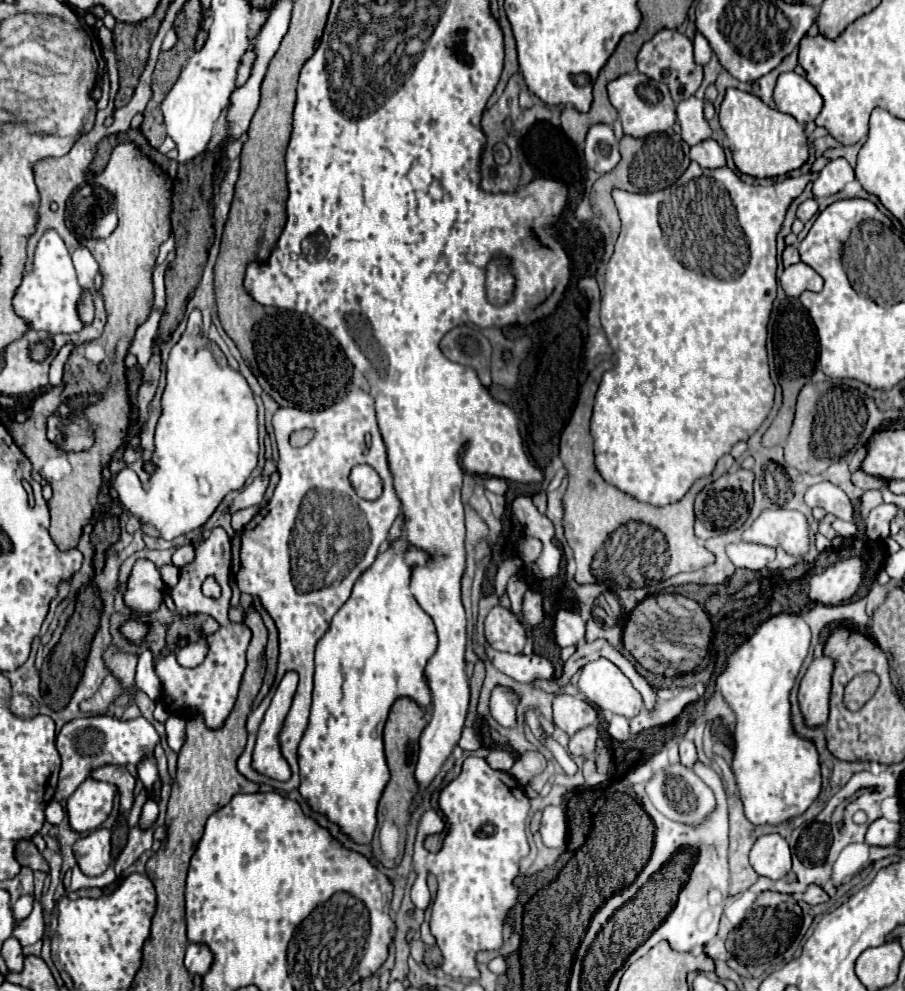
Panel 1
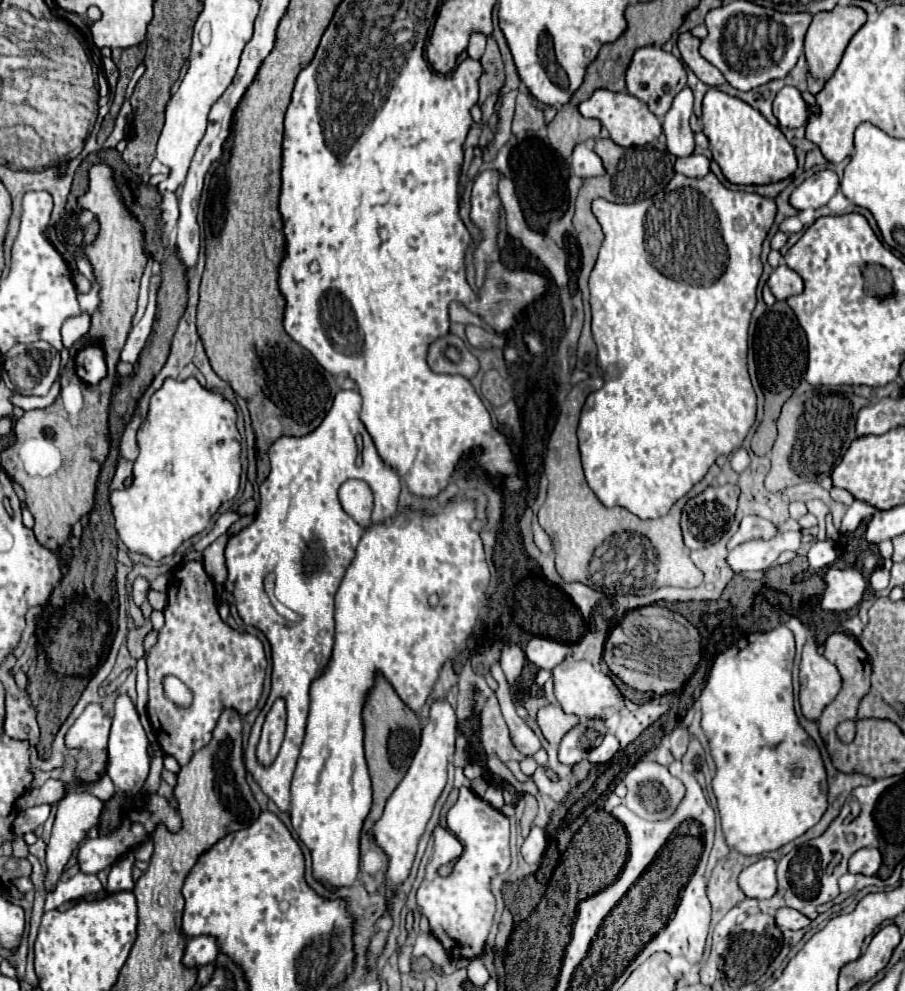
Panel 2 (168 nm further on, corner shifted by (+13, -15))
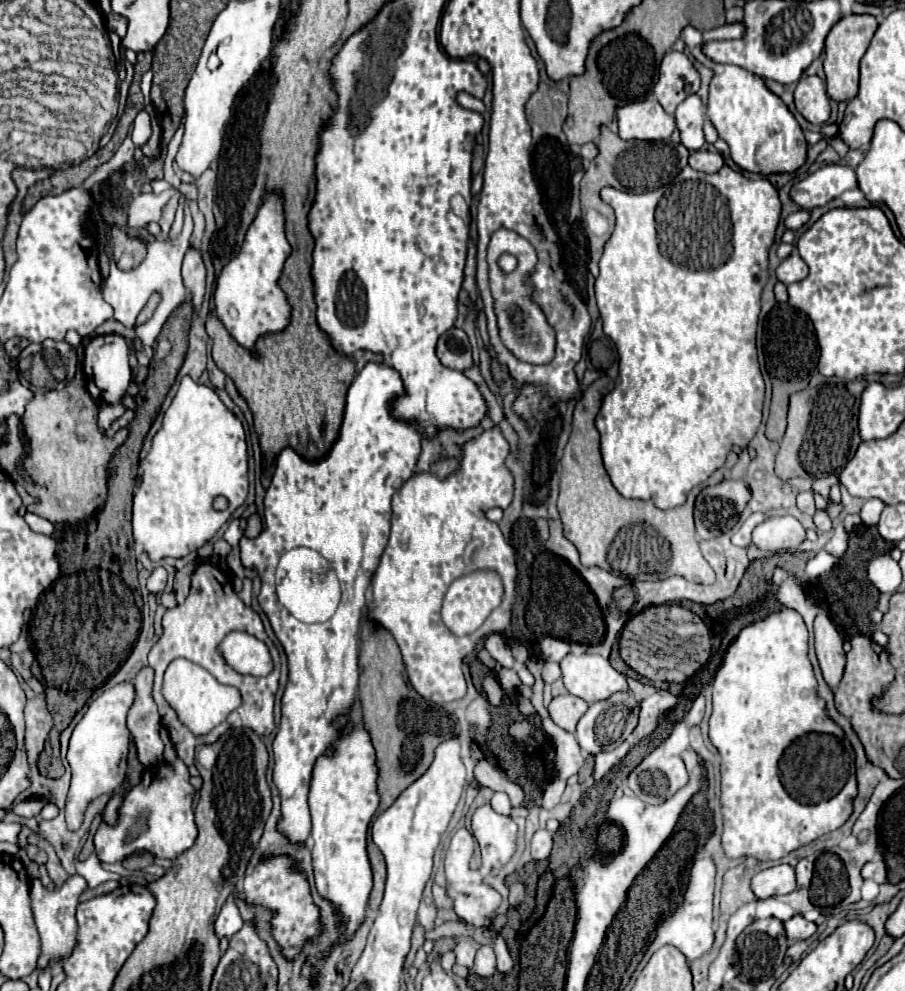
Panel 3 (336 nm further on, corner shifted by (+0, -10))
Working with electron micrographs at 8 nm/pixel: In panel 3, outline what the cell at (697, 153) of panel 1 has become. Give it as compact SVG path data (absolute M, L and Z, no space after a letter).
M696 150L690 154L690 166L700 172L718 172L722 168L724 160L718 152L708 152L708 150Z

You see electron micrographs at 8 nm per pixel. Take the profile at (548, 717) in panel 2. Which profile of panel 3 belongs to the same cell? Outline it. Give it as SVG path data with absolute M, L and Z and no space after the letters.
M572 694L556 696L556 698L552 698L552 702L548 706L550 718L558 726L562 726L564 730L568 730L568 732L576 730L576 724L578 724L578 720L582 718L582 714L586 710L588 710L588 704L582 698L576 698Z

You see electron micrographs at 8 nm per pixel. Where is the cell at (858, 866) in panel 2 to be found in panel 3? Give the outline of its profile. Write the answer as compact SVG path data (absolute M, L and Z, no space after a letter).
M868 862L864 868L862 868L862 878L864 880L874 880L878 884L884 884L886 882L886 866L884 862Z

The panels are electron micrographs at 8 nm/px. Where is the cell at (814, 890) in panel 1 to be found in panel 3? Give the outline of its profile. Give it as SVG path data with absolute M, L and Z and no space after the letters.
M796 916L796 918L788 920L788 922L784 922L784 928L786 928L786 936L790 940L806 940L812 934L816 934L816 924L808 922L802 916Z

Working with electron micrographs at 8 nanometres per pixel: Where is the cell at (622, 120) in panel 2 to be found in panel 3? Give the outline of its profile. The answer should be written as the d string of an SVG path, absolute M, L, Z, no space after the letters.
M644 100L626 104L616 112L620 138L624 140L668 140L676 128L674 116L666 114L660 102Z

